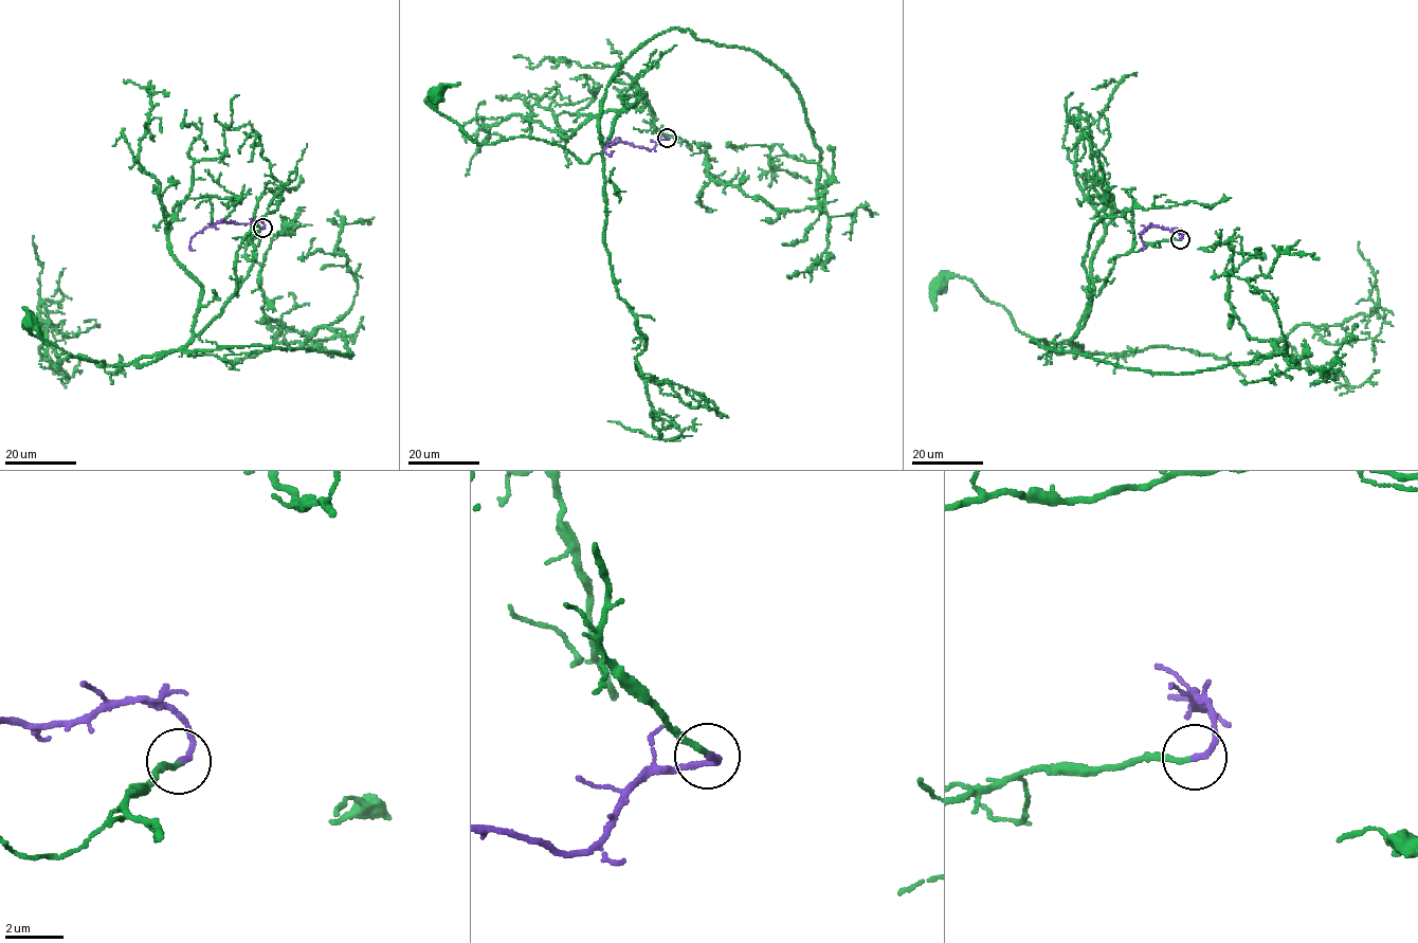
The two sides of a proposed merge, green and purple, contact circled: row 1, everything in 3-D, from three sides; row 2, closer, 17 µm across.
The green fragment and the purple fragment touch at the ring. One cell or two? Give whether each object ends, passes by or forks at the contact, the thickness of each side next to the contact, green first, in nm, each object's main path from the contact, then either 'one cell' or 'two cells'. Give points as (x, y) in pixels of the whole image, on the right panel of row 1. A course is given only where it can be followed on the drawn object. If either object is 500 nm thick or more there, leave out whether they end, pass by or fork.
green ends; purple ends; calibres 180 and 200 nm; course green (1179, 239), (1114, 258), (1069, 340), (1080, 345), (1075, 357), (1068, 344), (1019, 331), (966, 277), (939, 286); course purple (1179, 239), (1180, 232), (1150, 224), (1140, 233), (1142, 250); one cell

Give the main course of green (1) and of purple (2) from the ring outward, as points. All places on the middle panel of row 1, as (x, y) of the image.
1: (667, 138), (639, 91), (618, 113), (601, 153), (586, 163), (527, 137), (476, 143), (437, 110), (437, 94)
2: (667, 138), (658, 141), (652, 149), (618, 142), (605, 145), (603, 150), (608, 156), (614, 151)

